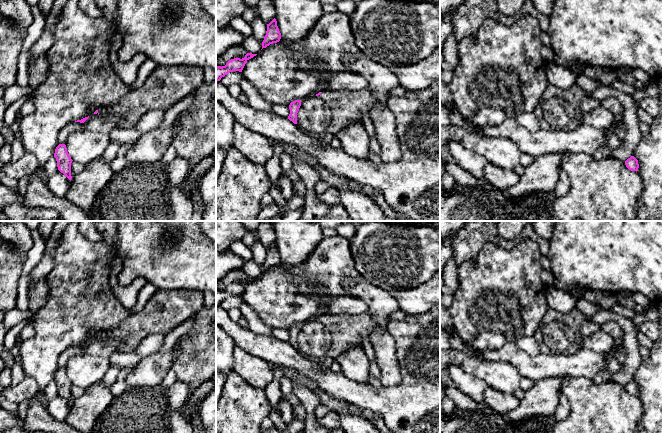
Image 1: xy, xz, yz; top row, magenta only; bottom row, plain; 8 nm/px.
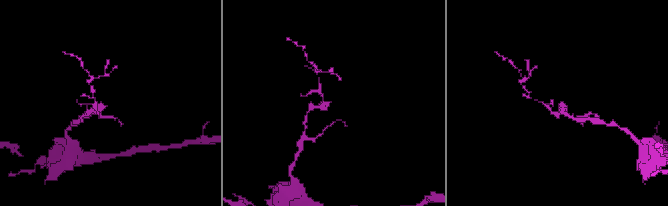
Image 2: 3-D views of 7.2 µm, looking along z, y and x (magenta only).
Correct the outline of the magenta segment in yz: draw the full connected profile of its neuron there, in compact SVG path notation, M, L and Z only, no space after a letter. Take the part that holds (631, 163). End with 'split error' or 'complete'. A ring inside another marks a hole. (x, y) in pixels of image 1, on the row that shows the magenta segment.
M634 156L628 158L625 161L625 165L631 171L638 171L639 168L638 160Z; complete

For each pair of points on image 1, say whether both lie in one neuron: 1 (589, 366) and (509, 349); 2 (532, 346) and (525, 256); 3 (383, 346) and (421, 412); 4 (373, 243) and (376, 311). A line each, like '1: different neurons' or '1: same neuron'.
1: same neuron
2: different neurons
3: different neurons
4: different neurons

